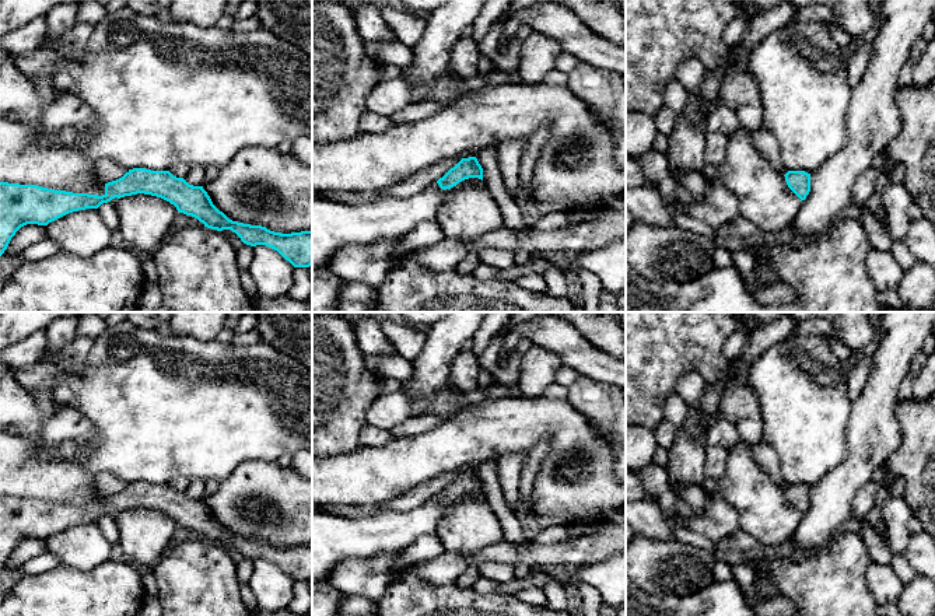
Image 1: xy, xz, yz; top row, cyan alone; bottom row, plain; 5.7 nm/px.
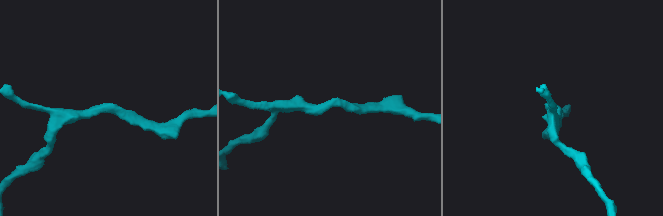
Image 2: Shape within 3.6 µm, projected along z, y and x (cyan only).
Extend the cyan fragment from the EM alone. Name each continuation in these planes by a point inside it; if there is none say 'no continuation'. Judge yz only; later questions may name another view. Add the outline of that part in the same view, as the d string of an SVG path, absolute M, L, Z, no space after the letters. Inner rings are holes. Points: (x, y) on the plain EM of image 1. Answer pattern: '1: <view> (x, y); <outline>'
no continuation

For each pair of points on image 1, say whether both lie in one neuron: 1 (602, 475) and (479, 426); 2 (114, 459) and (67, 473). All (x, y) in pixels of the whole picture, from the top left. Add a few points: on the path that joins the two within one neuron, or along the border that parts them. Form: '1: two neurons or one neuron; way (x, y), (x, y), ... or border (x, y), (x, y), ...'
1: one neuron; way (582, 444), (561, 426), (512, 426)
2: two neurons; border (56, 454), (63, 458), (77, 457), (94, 475)

